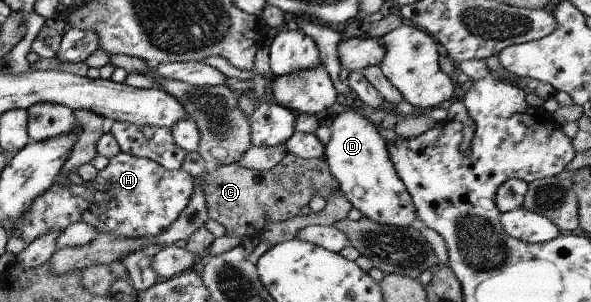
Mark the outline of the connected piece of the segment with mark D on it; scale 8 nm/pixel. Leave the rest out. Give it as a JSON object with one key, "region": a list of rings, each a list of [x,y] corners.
{"region":[[[360,108],[354,112],[342,112],[330,122],[330,140],[323,146],[323,158],[339,190],[361,216],[381,225],[410,228],[417,217],[410,195],[396,174],[386,141]]]}

